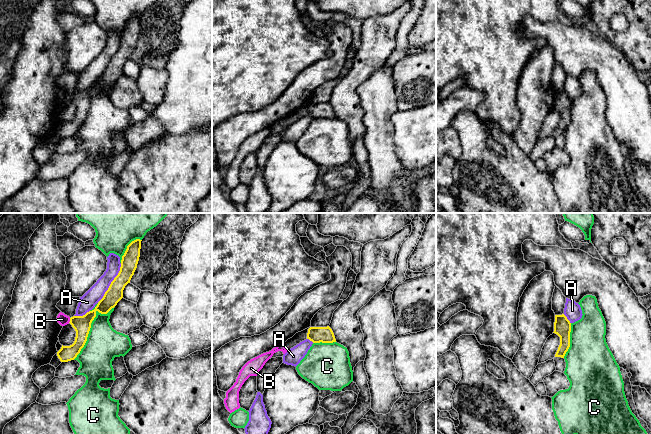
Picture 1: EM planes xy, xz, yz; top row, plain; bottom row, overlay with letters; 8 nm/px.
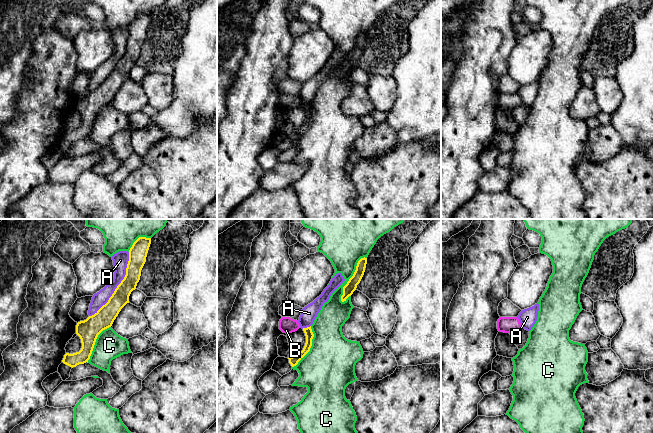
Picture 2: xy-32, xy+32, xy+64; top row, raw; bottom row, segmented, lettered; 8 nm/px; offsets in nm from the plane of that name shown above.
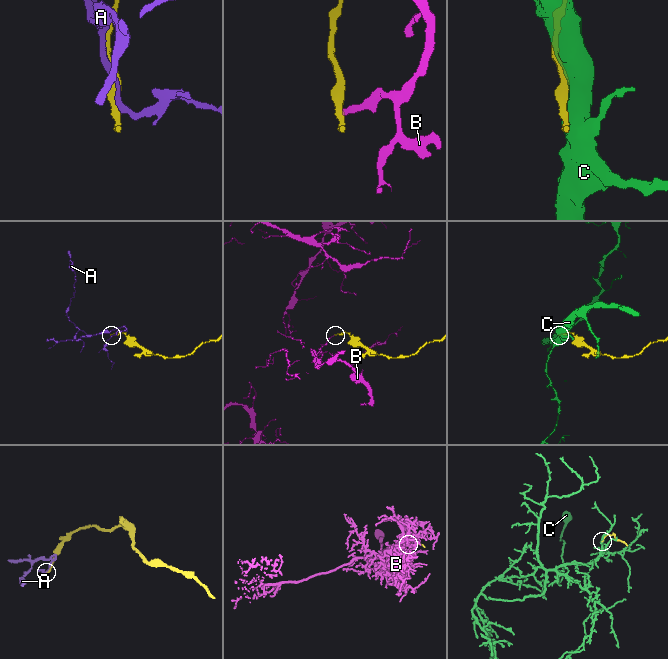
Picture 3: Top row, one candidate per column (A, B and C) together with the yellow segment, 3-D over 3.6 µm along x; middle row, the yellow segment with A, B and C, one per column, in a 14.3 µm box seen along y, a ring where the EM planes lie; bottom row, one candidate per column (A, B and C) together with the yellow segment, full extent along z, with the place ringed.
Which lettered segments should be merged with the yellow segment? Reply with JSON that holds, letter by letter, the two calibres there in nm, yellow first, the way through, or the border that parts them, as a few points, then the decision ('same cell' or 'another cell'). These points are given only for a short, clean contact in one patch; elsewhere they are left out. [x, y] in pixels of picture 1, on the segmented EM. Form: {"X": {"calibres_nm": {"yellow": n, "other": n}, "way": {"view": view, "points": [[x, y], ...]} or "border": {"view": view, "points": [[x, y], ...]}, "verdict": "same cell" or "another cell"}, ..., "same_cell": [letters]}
{"A": {"calibres_nm": {"yellow": 140, "other": 140}, "verdict": "another cell"}, "B": {"calibres_nm": {"yellow": 140, "other": 90}, "border": {"view": "xy", "points": [[70, 318], [68, 322]]}, "verdict": "another cell"}, "C": {"calibres_nm": {"yellow": 140, "other": 280}, "verdict": "another cell"}, "same_cell": []}

